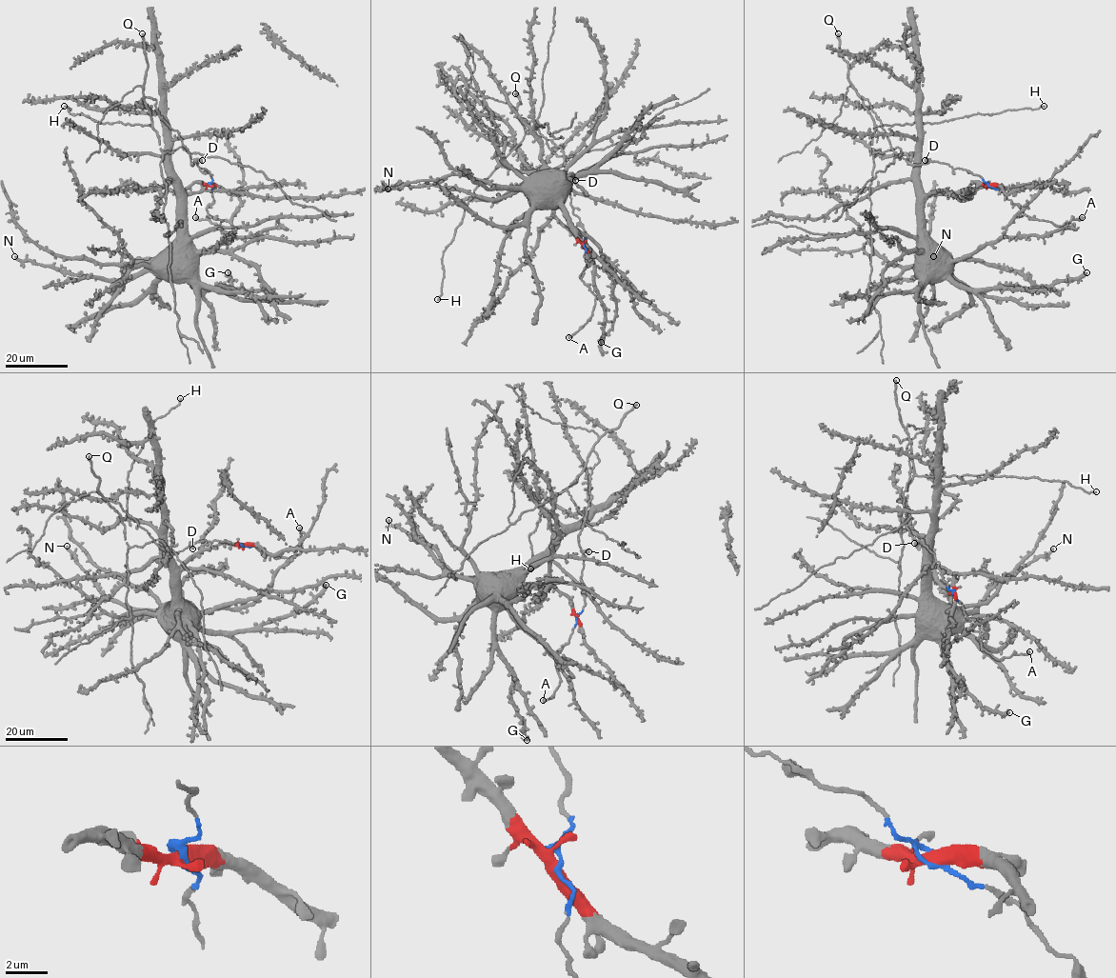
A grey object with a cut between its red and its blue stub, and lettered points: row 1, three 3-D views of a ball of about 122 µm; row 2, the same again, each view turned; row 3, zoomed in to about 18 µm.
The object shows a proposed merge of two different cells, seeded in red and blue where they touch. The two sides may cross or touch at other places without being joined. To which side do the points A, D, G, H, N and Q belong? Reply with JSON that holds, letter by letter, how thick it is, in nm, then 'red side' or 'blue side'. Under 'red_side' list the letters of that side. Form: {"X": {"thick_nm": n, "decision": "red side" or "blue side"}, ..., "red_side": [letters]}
{"A": {"thick_nm": 500, "decision": "blue side"}, "D": {"thick_nm": 480, "decision": "blue side"}, "G": {"thick_nm": 280, "decision": "red side"}, "H": {"thick_nm": 220, "decision": "blue side"}, "N": {"thick_nm": 360, "decision": "red side"}, "Q": {"thick_nm": 400, "decision": "blue side"}, "red_side": ["G", "N"]}

